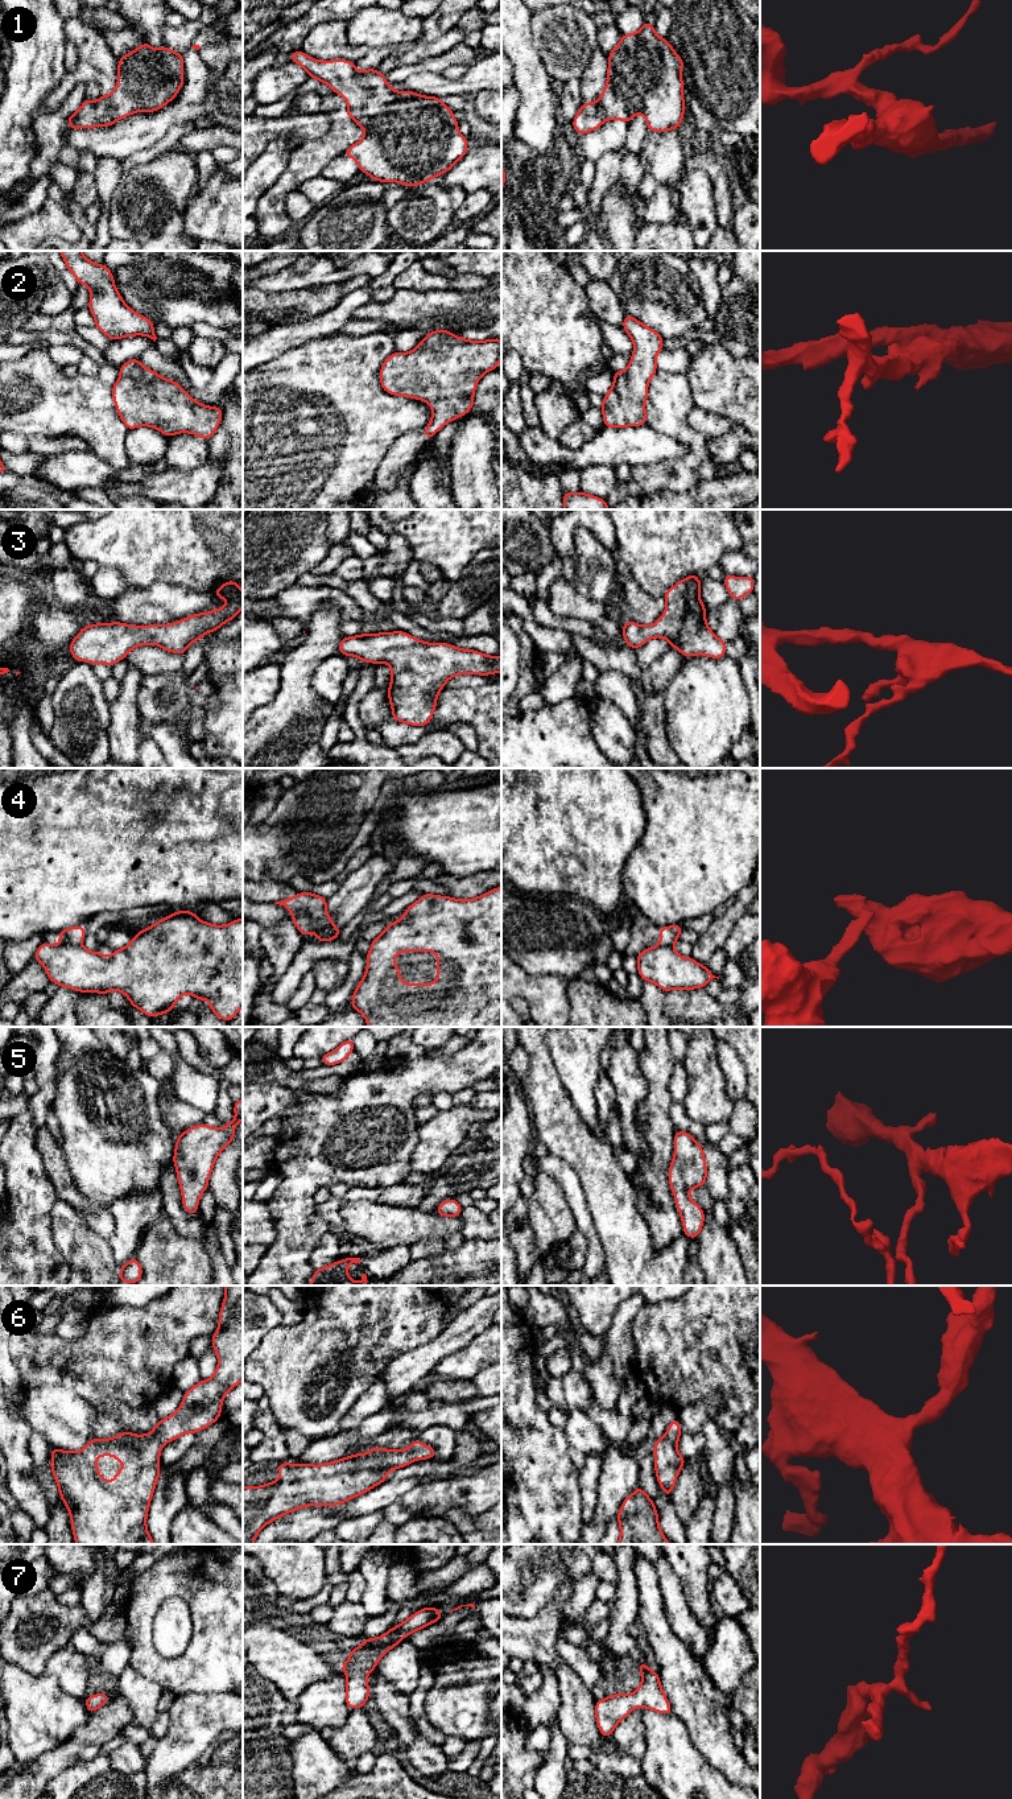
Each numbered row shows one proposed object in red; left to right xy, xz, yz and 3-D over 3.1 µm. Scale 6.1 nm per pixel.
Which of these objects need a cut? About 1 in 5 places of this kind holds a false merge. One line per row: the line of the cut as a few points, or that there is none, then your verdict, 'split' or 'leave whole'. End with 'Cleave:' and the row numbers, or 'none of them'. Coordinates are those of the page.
1: no cut | leave whole
2: no cut | leave whole
3: no cut | leave whole
4: xz (337, 936), (317, 937) | split
5: no cut | leave whole
6: no cut | leave whole
7: no cut | leave whole
Cleave: 4

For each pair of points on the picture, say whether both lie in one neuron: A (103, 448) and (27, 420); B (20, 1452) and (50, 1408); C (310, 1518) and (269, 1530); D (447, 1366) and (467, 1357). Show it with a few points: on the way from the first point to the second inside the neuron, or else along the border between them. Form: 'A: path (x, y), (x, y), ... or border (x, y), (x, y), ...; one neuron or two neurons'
A: path (85, 429), (75, 420), (45, 420); one neuron
B: border (23, 1401), (19, 1406), (19, 1416), (31, 1431); two neurons
C: path (300, 1526), (280, 1529); one neuron
D: path (453, 1366), (458, 1366), (462, 1362); one neuron

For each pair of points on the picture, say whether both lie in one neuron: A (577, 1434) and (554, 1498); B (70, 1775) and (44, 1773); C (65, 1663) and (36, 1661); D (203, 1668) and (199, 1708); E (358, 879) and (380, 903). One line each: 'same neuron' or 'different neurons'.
A: different neurons
B: different neurons
C: different neurons
D: different neurons
E: different neurons

